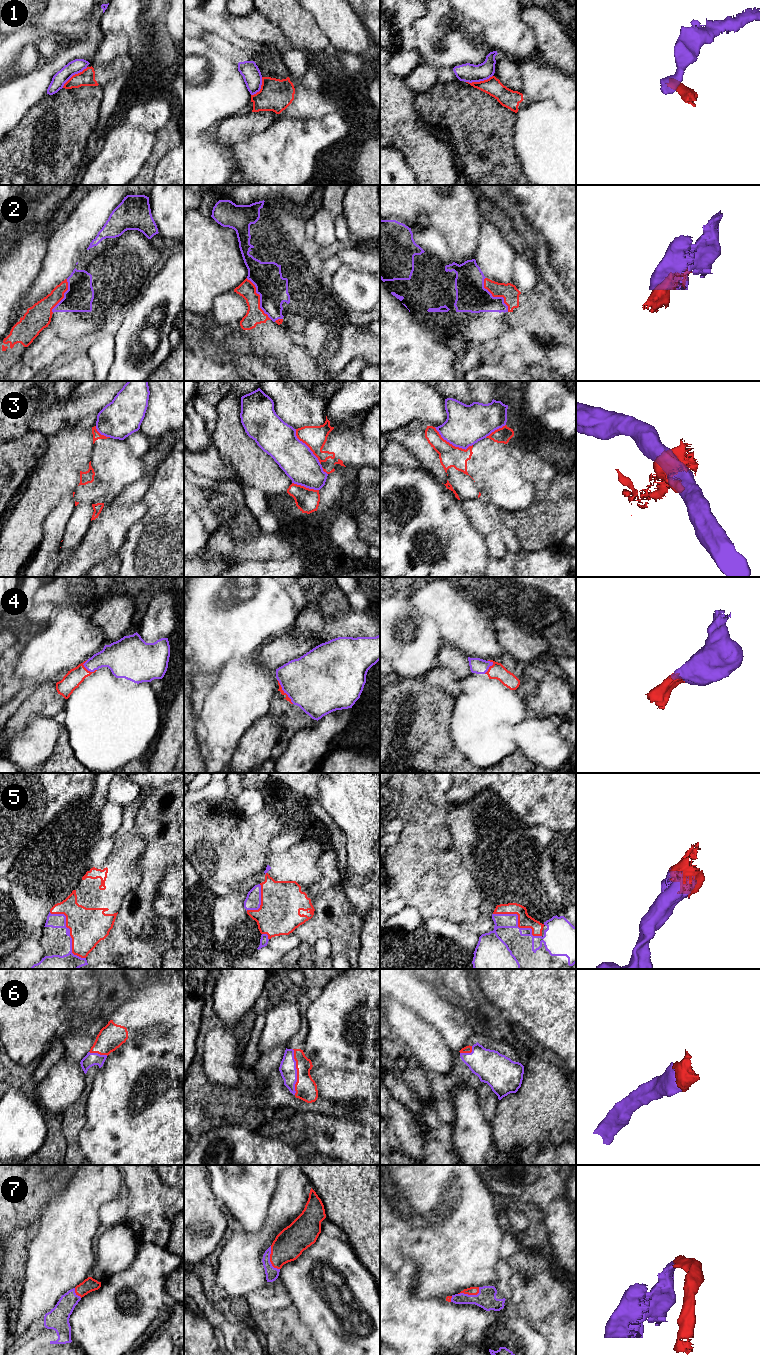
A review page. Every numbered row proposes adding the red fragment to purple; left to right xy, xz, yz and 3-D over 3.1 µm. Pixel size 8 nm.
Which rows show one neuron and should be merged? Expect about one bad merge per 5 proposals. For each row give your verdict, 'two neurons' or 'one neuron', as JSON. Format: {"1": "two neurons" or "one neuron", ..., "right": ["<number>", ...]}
{"1": "two neurons", "2": "one neuron", "3": "two neurons", "4": "one neuron", "5": "two neurons", "6": "one neuron", "7": "one neuron", "right": ["2", "4", "6", "7"]}

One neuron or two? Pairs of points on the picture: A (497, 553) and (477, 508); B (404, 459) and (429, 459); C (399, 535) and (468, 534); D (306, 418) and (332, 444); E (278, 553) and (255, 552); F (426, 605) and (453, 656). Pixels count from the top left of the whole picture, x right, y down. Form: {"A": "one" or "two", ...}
{"A": "one", "B": "two", "C": "one", "D": "two", "E": "one", "F": "two"}

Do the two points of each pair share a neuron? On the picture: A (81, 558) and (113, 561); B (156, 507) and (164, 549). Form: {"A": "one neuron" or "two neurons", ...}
{"A": "two neurons", "B": "one neuron"}

